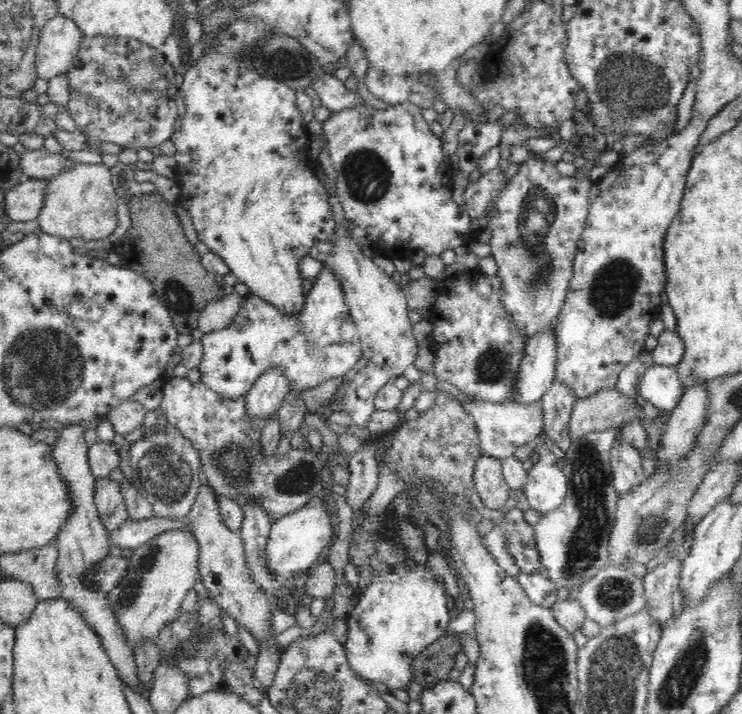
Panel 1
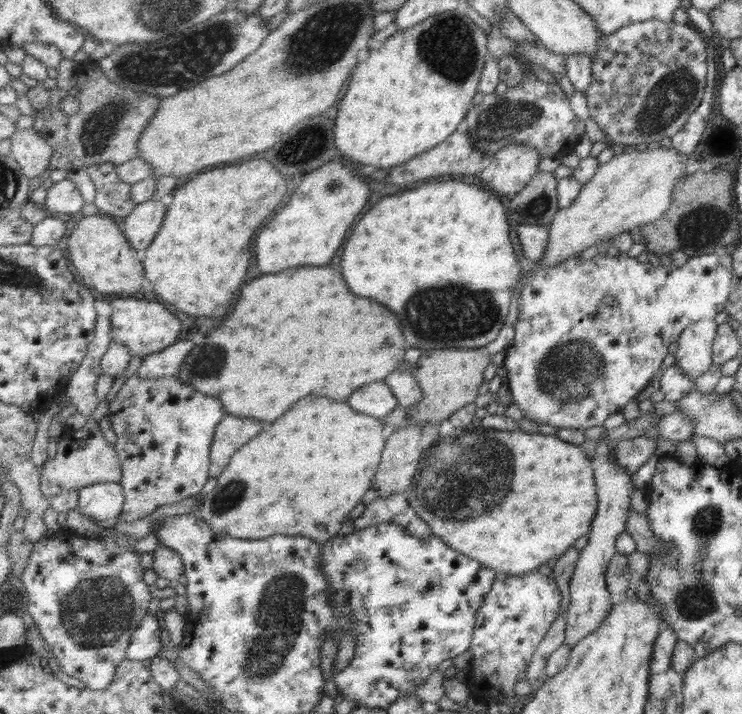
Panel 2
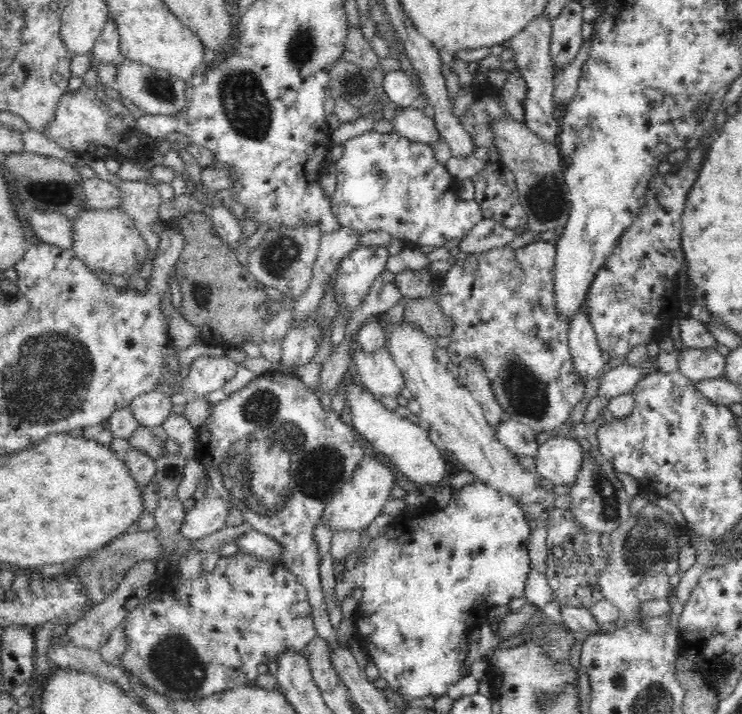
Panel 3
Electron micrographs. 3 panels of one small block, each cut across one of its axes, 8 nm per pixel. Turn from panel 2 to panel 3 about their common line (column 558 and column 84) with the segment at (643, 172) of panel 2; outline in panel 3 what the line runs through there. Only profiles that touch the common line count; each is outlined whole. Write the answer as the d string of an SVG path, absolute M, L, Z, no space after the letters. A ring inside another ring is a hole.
M120 207L84 209L78 212L72 223L72 249L76 256L90 270L116 272L122 276L130 276L138 272L136 264L146 258L147 242L140 234L133 220Z

